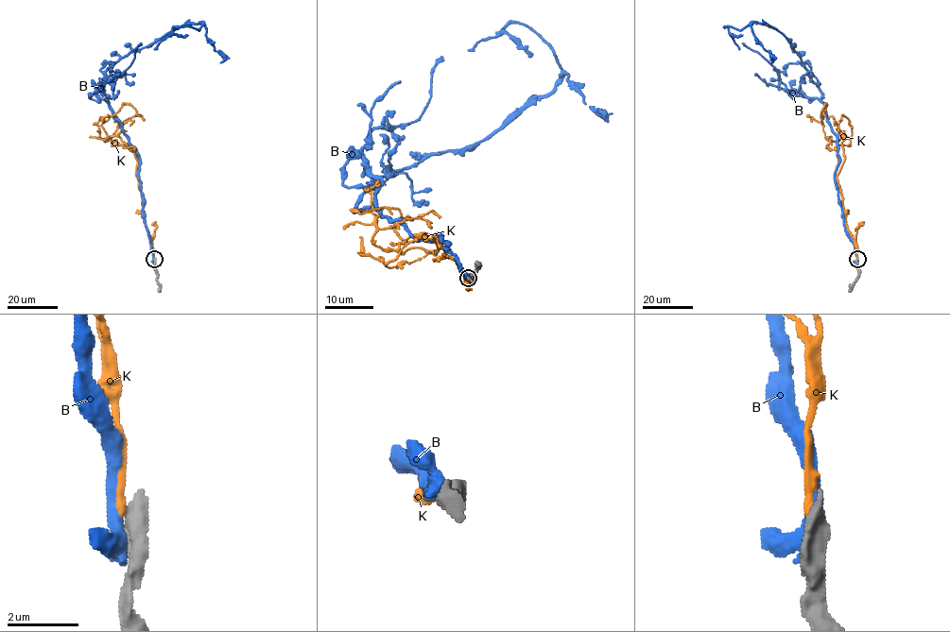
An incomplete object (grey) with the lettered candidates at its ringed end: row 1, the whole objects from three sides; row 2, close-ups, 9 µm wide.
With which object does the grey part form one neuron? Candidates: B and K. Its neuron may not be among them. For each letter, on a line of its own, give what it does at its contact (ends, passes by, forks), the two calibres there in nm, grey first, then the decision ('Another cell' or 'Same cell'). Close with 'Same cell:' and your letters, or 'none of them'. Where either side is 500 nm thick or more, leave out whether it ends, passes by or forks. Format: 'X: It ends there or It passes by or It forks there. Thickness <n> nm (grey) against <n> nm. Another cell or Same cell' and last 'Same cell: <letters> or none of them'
B: It passes by. Thickness 440 nm (grey) against 400 nm. Another cell
K: It ends there. Thickness 480 nm (grey) against 200 nm. Another cell
Same cell: none of them

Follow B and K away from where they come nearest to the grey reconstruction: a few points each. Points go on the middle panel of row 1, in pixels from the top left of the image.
B: (468, 278), (439, 234), (418, 241), (356, 208), (382, 177), (464, 151), (561, 77), (521, 24), (468, 50)
K: (468, 277), (436, 238), (435, 254), (382, 248), (368, 212), (440, 216)

